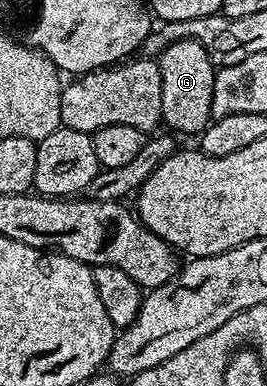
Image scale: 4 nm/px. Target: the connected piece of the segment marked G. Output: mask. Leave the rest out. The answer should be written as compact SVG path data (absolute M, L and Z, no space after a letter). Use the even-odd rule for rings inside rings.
M178 40L170 44L170 48L158 55L158 61L162 72L163 125L177 135L200 135L209 122L213 121L212 101L217 66L210 60L206 48L202 48L202 44L194 40Z

